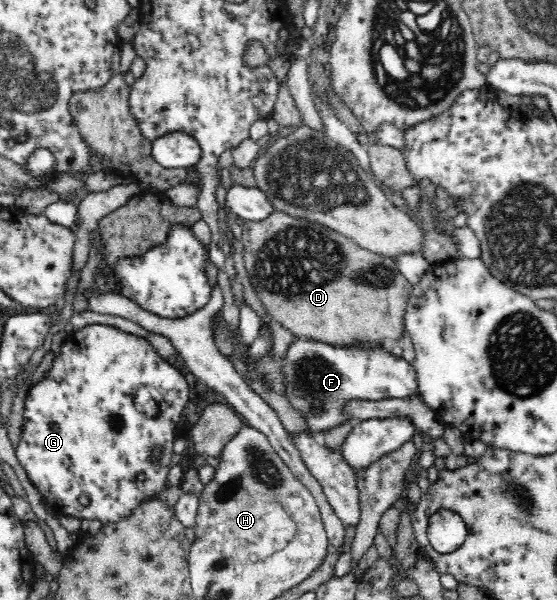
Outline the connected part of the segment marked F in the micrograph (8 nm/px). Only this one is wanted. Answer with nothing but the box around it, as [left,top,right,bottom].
[283,336,418,438]

